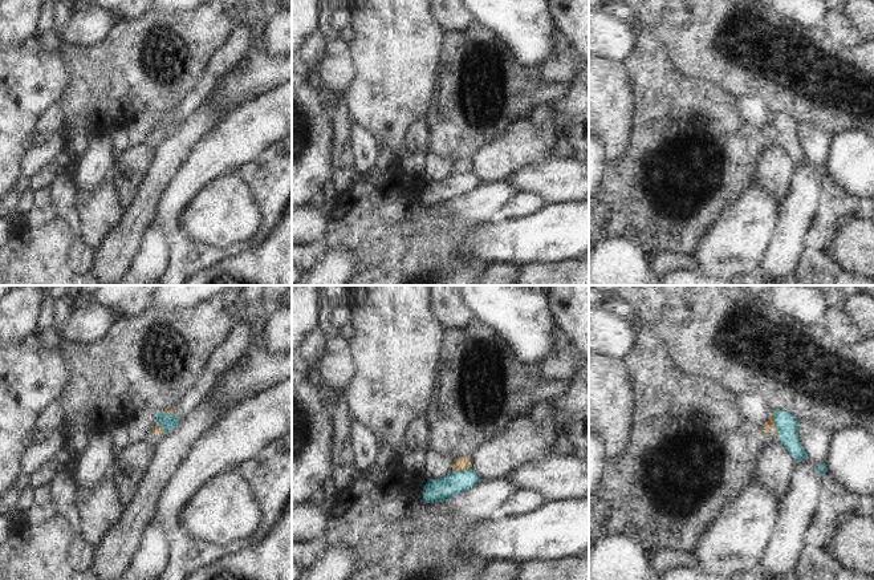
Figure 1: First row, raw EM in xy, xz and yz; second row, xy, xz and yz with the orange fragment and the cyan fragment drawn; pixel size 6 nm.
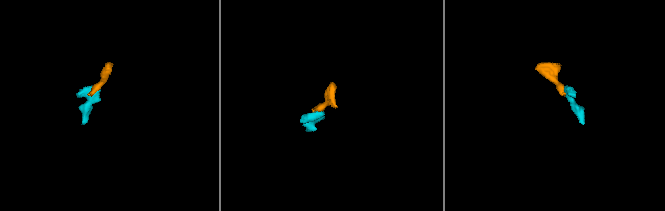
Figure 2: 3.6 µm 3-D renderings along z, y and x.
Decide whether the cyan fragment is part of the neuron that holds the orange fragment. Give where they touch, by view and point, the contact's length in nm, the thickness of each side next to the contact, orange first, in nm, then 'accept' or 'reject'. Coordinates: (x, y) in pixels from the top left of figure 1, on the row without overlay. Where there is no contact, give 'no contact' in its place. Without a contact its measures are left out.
yz (775, 128) | 140 nm | 50/140 nm | reject

